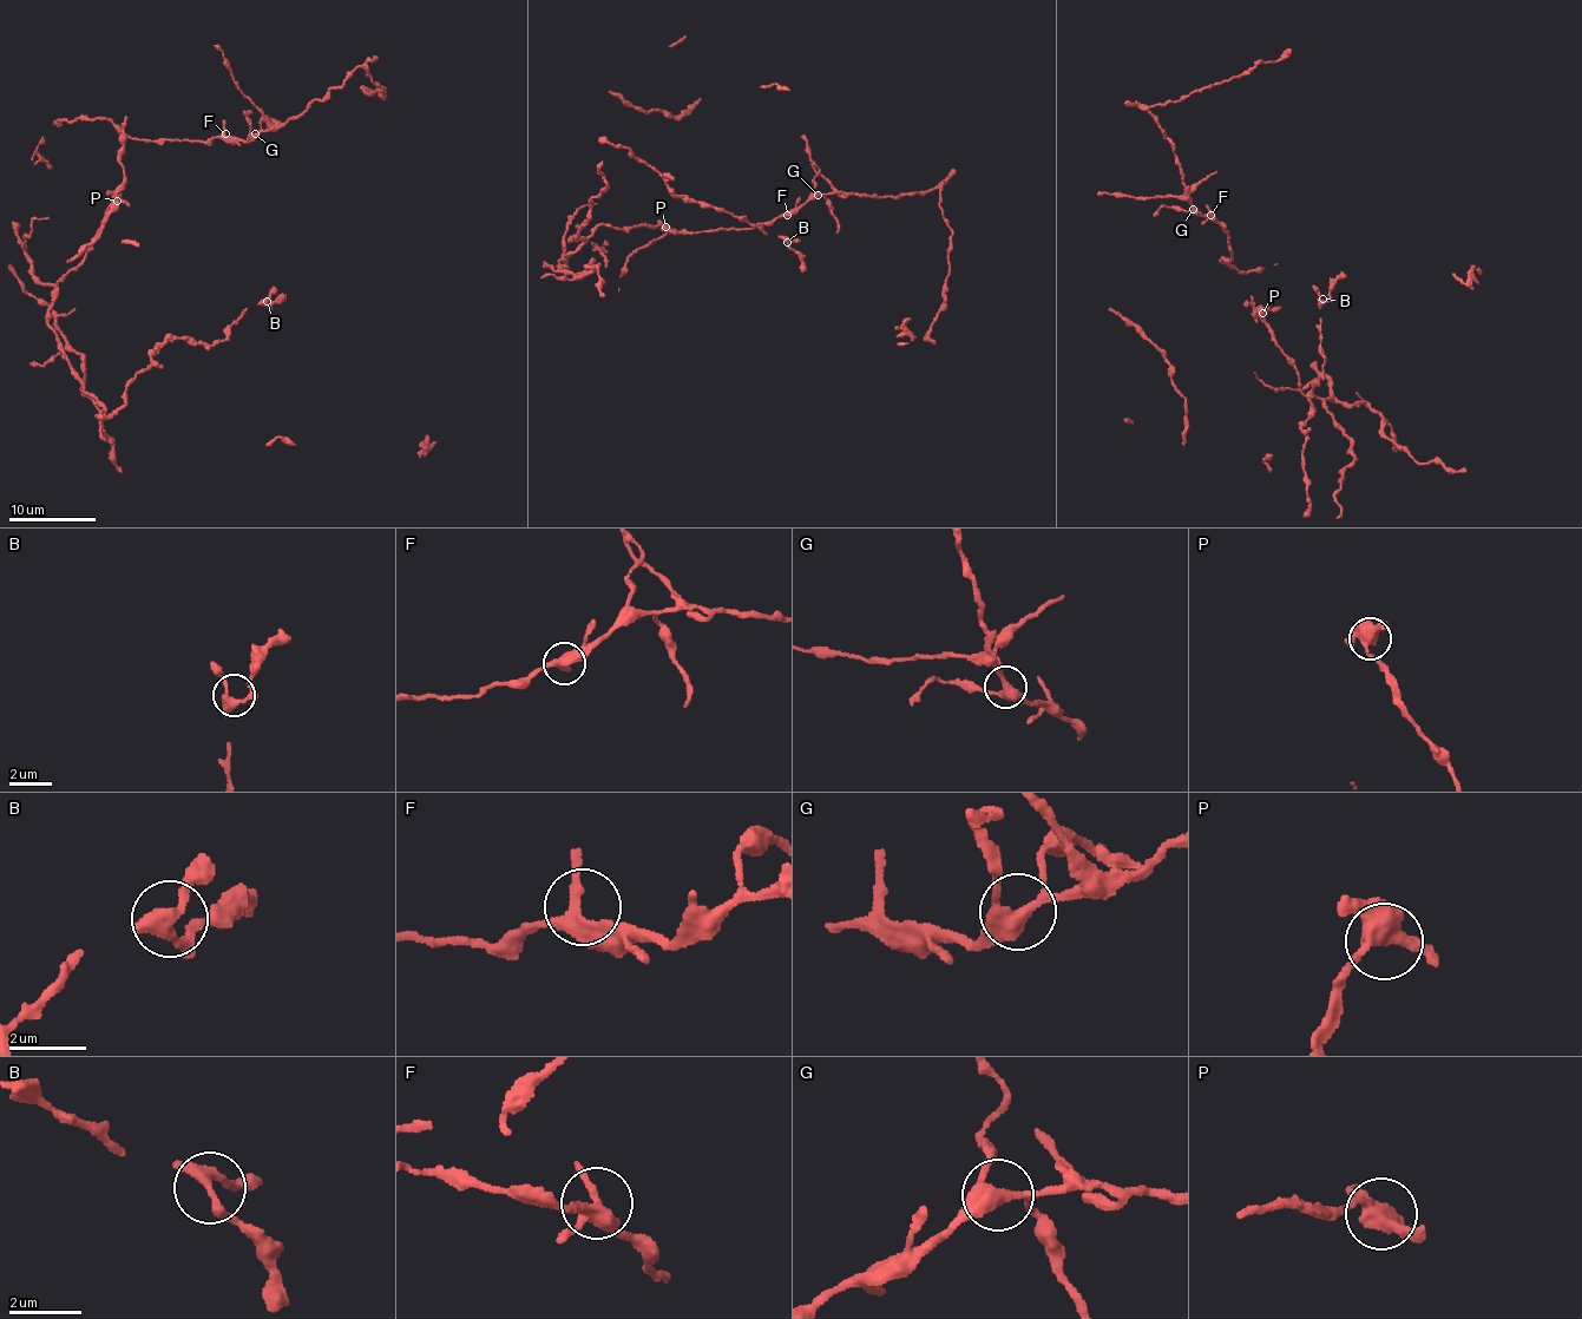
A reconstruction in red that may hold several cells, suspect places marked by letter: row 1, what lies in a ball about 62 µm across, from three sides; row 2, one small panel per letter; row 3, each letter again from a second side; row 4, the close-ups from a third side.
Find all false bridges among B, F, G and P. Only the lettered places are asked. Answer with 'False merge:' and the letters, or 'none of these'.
False merge: none of these

